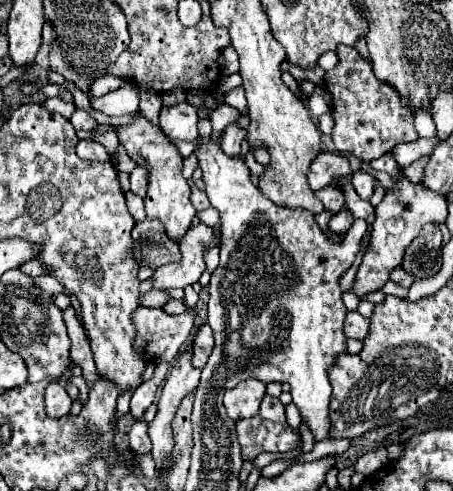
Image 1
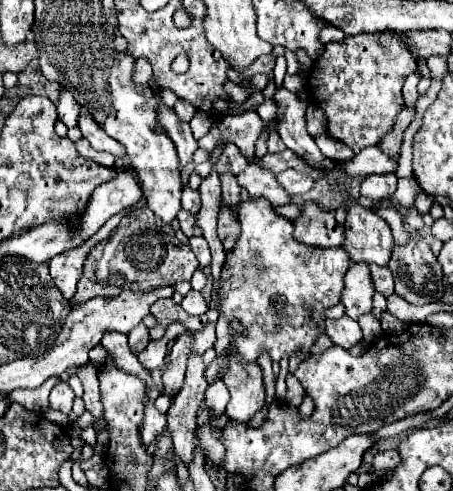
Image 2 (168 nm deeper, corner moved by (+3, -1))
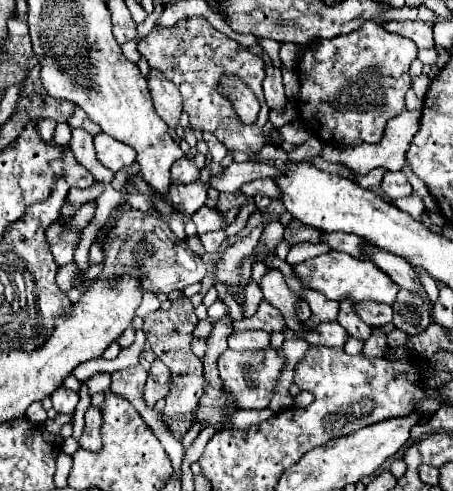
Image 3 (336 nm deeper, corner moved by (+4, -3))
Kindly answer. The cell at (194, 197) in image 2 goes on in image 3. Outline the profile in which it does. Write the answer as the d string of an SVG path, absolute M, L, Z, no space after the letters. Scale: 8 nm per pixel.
M201 206L191 218L193 218L195 226L197 226L199 236L205 234L205 232L219 230L223 226L223 214L219 214L213 208L207 208L207 206Z

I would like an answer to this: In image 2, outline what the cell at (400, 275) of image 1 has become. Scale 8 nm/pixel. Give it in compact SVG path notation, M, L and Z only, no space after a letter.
M370 264L370 272L374 278L374 286L378 292L382 292L384 296L390 296L394 292L394 278L390 274L388 266L378 266L378 264Z

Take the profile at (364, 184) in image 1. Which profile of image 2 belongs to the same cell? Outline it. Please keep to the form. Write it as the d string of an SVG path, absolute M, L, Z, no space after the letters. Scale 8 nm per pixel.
M370 174L360 184L360 196L378 202L396 192L396 182L396 174Z

